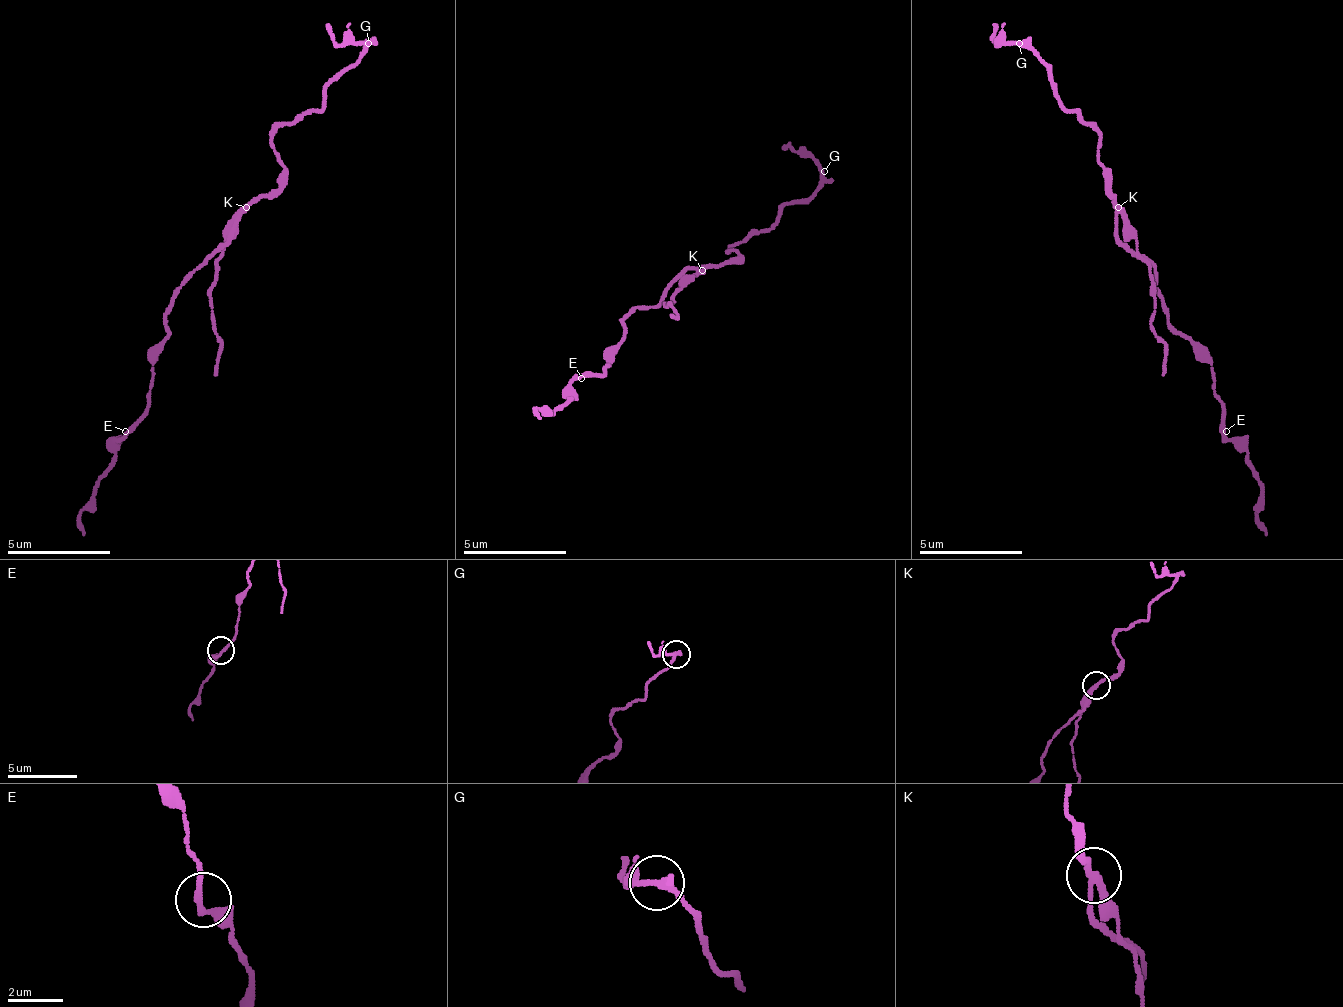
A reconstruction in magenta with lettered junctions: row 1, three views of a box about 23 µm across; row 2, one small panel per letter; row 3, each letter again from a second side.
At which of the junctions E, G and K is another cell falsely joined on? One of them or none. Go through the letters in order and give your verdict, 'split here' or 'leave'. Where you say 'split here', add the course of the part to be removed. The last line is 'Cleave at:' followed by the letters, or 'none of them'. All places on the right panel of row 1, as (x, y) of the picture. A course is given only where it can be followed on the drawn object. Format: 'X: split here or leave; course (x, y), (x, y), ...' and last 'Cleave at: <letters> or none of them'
E: leave
G: leave
K: split here; course (1117, 208), (1153, 286), (1164, 374)
Cleave at: K

